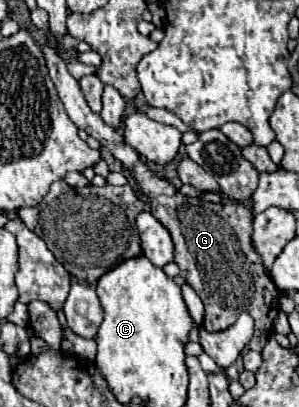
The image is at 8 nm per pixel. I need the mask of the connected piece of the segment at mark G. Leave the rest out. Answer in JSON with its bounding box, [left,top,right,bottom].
[42,45,280,355]

